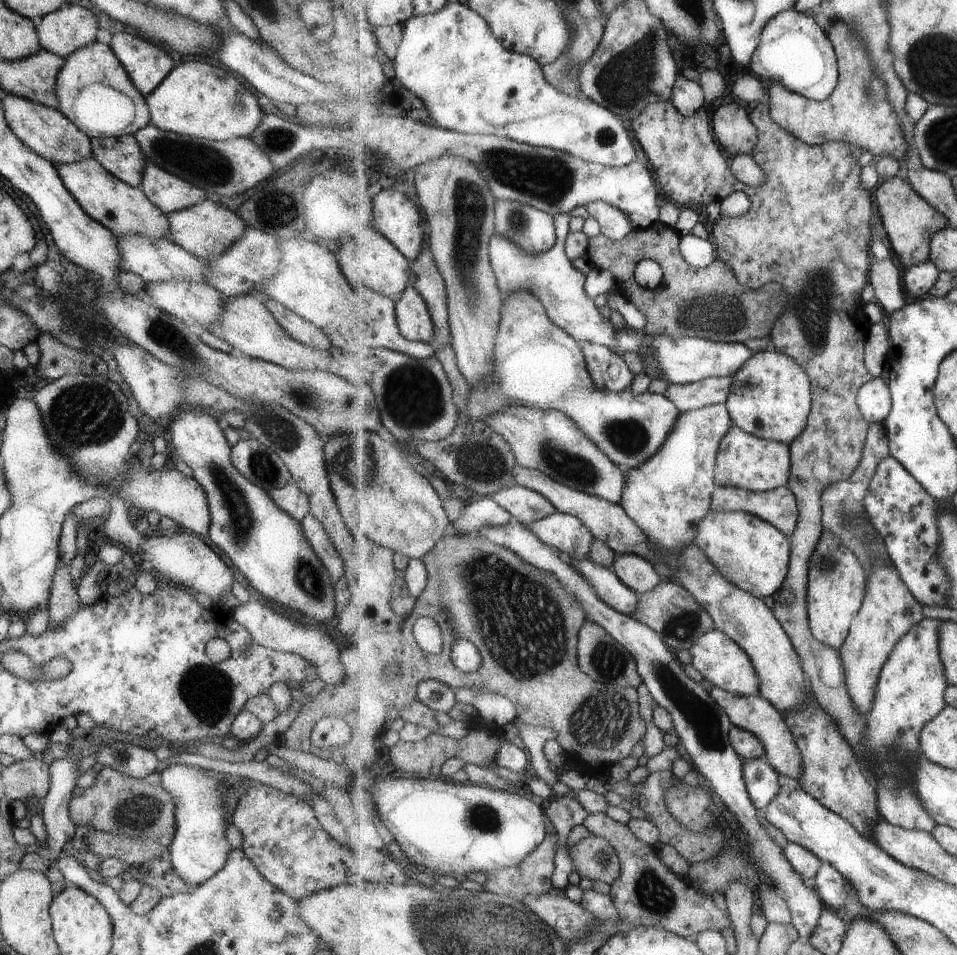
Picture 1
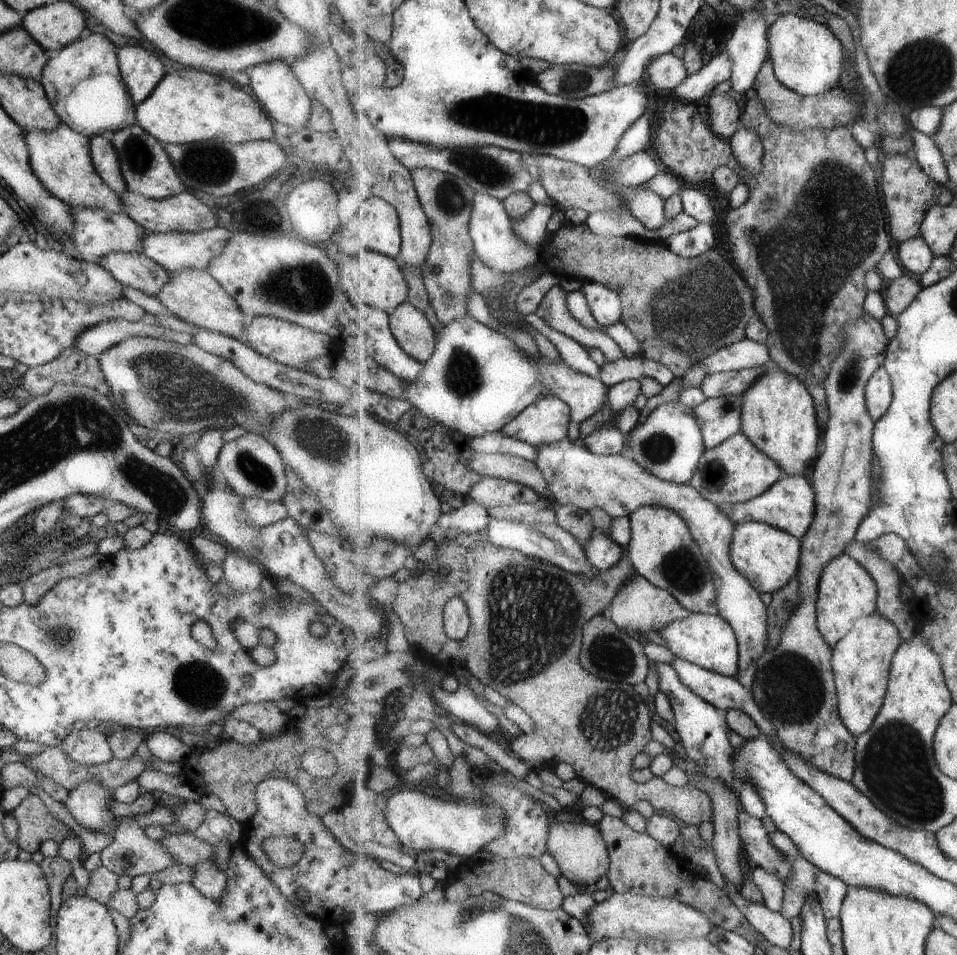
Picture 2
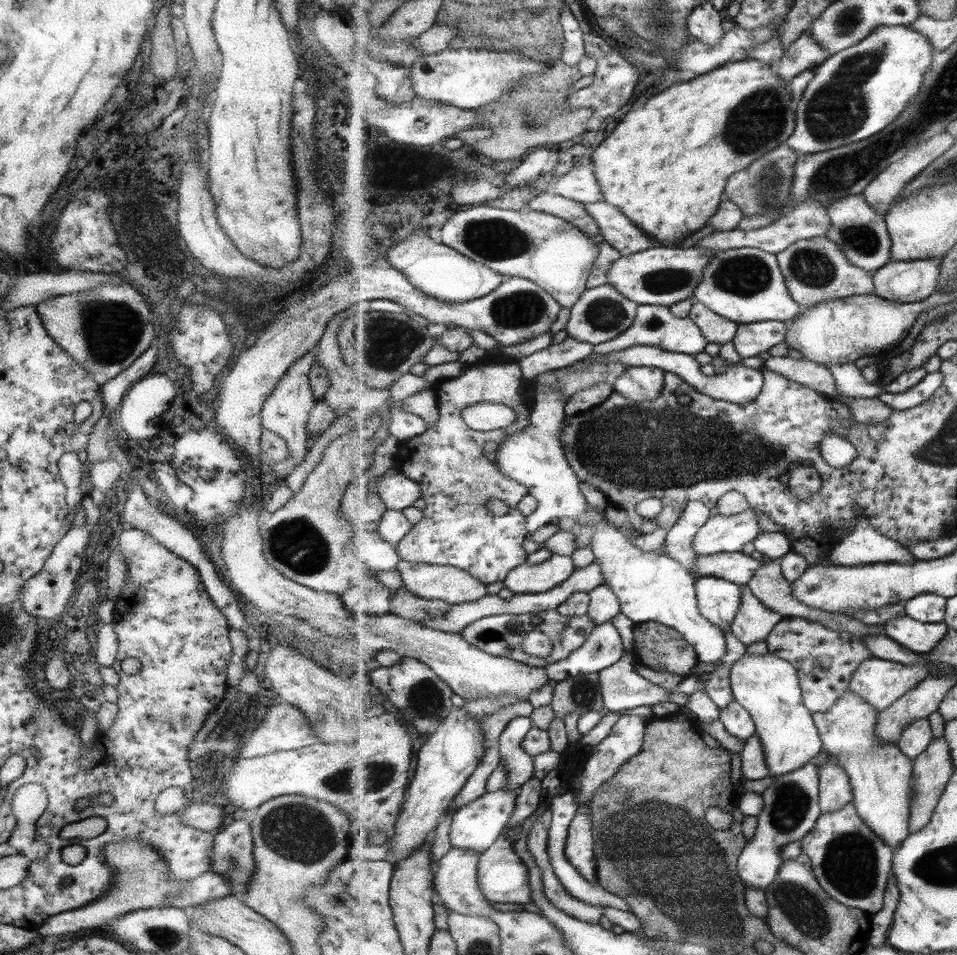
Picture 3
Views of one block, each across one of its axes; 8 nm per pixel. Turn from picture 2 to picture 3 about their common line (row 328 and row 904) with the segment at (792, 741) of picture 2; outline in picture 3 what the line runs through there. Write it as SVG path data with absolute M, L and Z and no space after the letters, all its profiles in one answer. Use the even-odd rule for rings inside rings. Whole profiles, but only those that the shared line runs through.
M849 803L841 811L824 813L819 818L815 829L809 832L801 842L803 853L811 857L814 874L823 886L823 890L826 890L831 898L851 908L859 908L859 910L872 914L883 910L886 903L886 892L891 871L894 871L895 850L887 846L887 843L883 839L877 837L867 827L863 818L859 817L859 812L855 808L855 804Z

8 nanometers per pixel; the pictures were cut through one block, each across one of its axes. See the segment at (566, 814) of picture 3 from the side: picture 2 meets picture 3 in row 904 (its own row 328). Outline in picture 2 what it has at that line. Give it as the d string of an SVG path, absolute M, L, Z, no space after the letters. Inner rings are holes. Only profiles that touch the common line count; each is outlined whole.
M583 291L568 292L568 305L573 316L584 325L592 329L603 329L606 333L609 333L621 345L630 359L643 355L641 341L625 323L615 323L610 327L603 327L599 324Z

